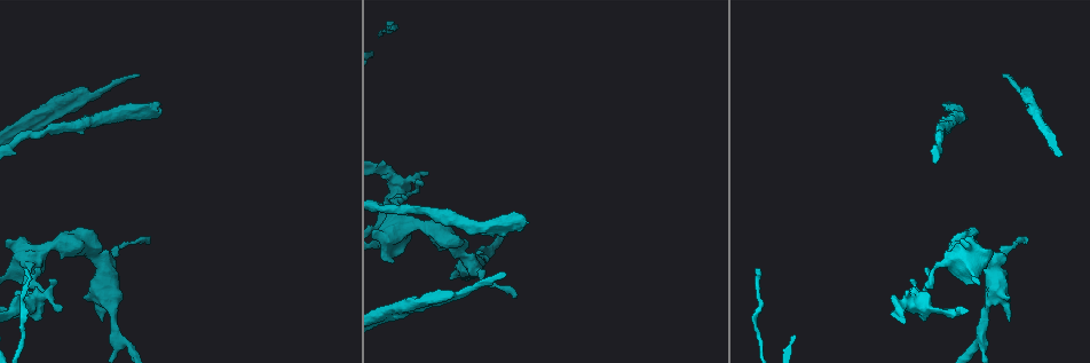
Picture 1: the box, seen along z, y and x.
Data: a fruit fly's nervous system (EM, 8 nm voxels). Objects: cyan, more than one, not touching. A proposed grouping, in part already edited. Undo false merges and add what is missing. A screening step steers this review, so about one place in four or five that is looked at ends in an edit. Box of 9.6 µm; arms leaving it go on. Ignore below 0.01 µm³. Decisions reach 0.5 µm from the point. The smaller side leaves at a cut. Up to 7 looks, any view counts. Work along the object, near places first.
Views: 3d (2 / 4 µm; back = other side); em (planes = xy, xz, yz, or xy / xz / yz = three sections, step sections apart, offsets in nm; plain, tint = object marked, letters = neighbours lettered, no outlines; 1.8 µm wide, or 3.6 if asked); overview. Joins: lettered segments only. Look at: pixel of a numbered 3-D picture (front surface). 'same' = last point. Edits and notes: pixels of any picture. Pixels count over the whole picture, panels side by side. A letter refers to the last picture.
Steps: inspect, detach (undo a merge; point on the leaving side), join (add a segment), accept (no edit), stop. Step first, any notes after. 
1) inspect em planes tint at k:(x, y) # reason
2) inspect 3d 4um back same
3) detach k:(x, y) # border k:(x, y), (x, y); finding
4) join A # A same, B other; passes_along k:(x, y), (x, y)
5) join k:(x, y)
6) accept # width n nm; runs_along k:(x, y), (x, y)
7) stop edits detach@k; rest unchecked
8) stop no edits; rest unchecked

inspect em planes letters at 1:(452, 278) # free end

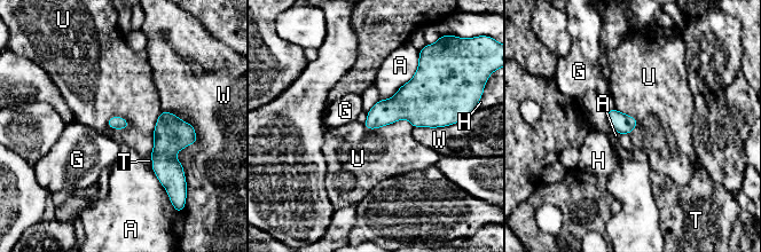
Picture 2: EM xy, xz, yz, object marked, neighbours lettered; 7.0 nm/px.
accept # A other, G other, H other, T other, U other, W other; border 2:(363, 125), (413, 127); none of them fits

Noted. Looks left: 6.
inspect 3d 2um at 1:(516, 295) # branch stops here

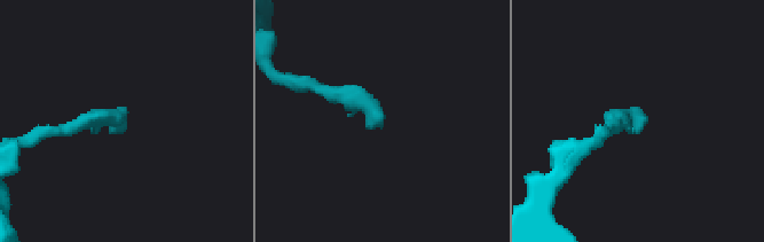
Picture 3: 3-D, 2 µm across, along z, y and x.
inspect em planes letters at 3:(379, 120) # now the EM

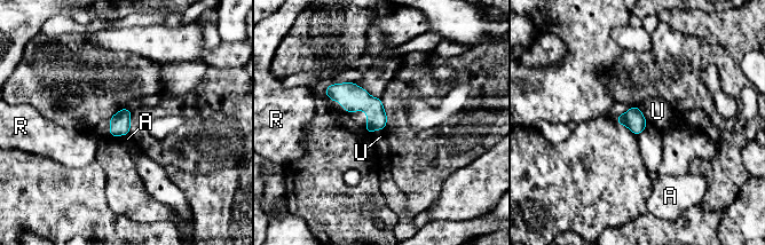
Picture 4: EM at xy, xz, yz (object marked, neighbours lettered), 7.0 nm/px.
accept # A other, R other, U other; border 4:(638, 108), (647, 124); no lettered segment goes on from it

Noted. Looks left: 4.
inspect em planes plain at 1:(392, 261) # free end

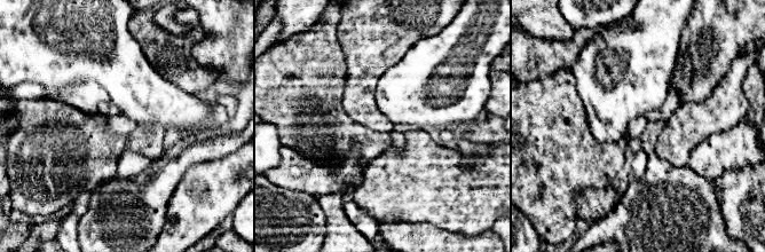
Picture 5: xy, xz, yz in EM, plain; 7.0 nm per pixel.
inspect em planes letters same # see the neighbours

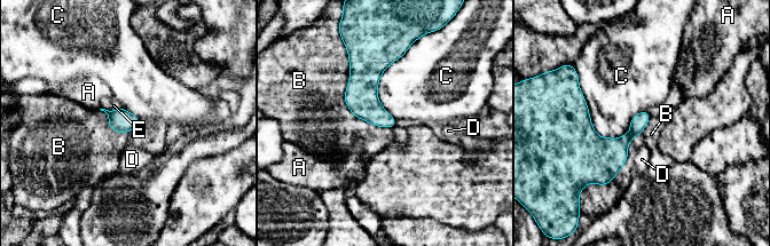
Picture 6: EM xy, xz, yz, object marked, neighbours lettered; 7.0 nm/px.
accept # longest_contact B 650 nm; A other, B other, C other, D other, E other; border 6:(346, 50), (345, 104), (392, 128); none of them fits

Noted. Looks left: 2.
stop no edits; rest unchecked

